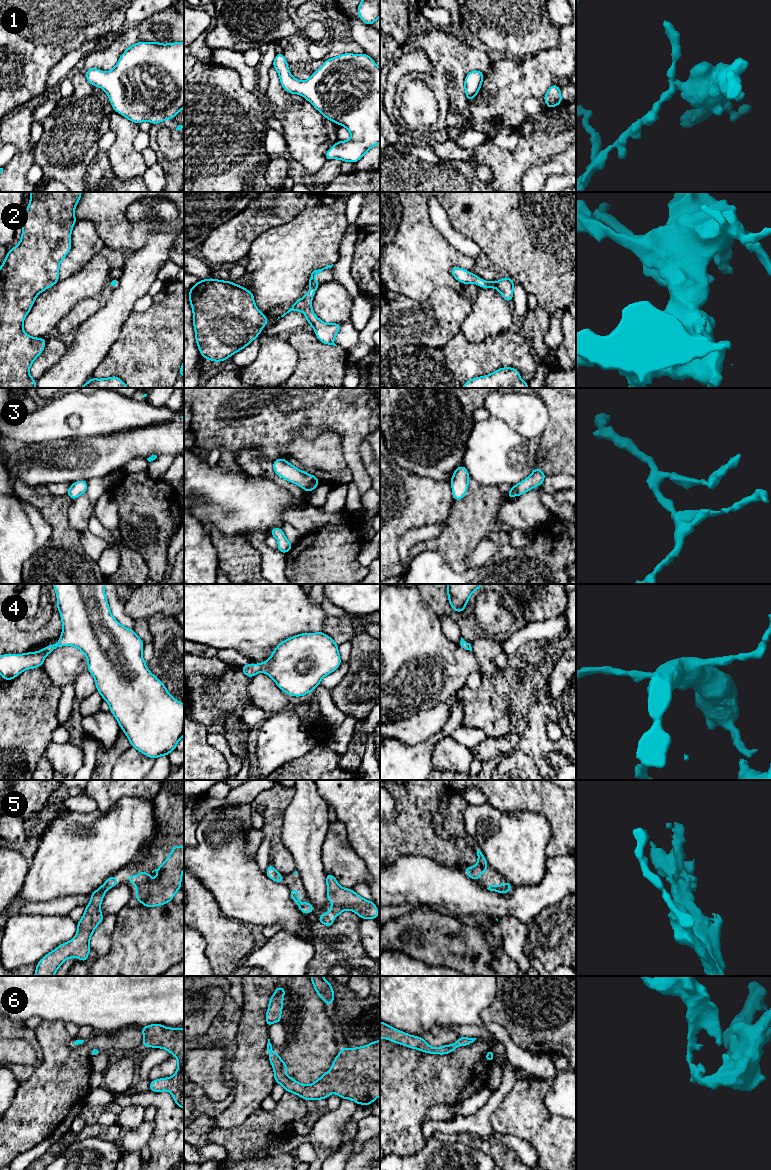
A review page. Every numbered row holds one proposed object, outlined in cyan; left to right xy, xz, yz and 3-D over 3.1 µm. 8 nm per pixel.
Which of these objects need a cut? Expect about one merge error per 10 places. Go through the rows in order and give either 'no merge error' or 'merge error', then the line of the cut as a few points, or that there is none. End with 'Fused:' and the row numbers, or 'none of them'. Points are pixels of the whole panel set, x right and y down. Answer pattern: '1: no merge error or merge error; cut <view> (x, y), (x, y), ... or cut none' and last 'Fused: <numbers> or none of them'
1: no merge error; cut none
2: no merge error; cut none
3: no merge error; cut none
4: no merge error; cut none
5: no merge error; cut none
6: no merge error; cut none
Fused: none of them

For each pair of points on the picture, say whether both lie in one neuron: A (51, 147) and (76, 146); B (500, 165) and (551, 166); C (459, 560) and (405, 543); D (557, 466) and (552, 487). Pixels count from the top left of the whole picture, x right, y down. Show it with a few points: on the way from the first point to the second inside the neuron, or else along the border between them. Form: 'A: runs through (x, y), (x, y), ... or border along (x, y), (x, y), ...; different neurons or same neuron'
A: runs through (57, 147), (70, 146); same neuron
B: border along (553, 155), (542, 163), (530, 166), (520, 181); different neurons
C: border along (434, 537), (414, 543), (407, 551); different neurons
D: border along (565, 473), (546, 475); different neurons

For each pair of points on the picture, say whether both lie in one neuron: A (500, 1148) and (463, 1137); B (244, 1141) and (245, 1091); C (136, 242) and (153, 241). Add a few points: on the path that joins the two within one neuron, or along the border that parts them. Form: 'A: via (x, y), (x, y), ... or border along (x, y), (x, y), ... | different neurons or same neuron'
A: via (491, 1148), (477, 1141), (472, 1141) | same neuron
B: border along (259, 1107), (240, 1124), (227, 1128), (221, 1127) | different neurons
C: border along (147, 234), (146, 241), (135, 251) | different neurons

